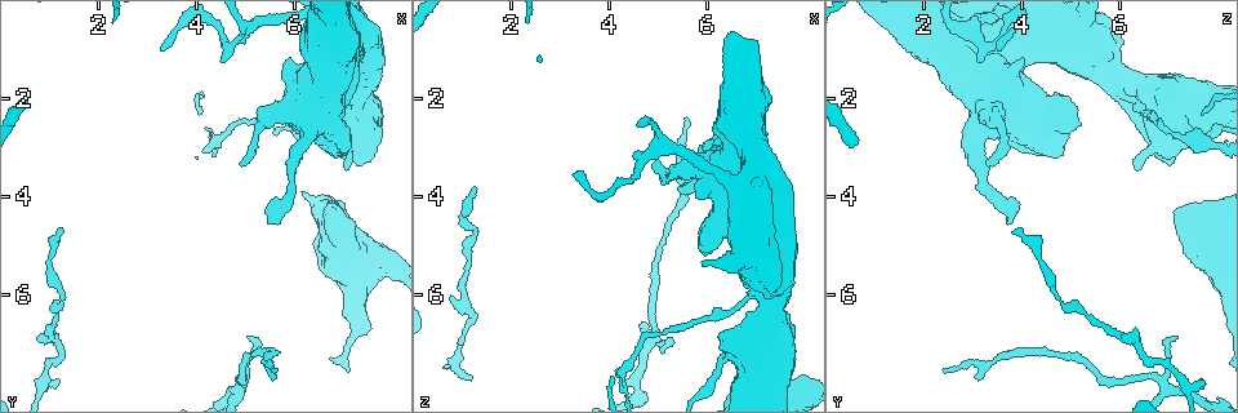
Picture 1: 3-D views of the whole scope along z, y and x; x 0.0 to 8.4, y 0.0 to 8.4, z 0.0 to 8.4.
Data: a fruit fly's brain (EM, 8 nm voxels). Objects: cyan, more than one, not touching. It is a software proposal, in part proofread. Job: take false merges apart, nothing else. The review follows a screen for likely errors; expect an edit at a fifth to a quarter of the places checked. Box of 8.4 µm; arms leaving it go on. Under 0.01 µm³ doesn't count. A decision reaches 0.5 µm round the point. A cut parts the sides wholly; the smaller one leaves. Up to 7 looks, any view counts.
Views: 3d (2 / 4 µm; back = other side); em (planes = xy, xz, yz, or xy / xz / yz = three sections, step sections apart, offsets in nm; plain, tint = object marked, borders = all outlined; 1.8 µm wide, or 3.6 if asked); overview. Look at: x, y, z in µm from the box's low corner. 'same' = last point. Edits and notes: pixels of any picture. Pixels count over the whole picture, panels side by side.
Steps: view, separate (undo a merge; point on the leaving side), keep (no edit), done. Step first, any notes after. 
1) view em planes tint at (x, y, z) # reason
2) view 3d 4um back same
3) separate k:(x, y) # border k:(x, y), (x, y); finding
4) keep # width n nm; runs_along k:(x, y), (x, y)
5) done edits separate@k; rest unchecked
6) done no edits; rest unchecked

view 3d 2um at (4.85, 7.95, 7.05) # sharp bend

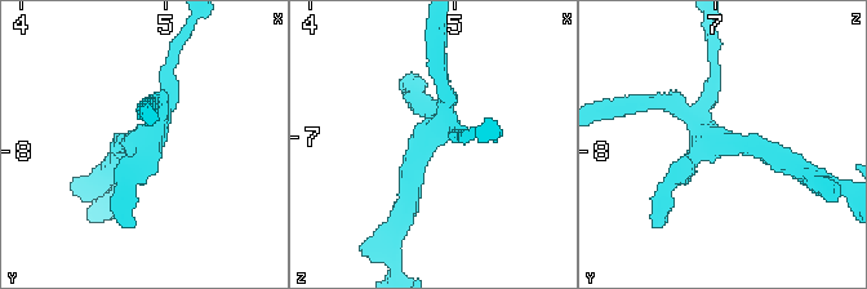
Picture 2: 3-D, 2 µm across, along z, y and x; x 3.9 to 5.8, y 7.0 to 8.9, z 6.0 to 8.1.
view em xy step 4 tint at (4.82, 7.96, 6.98)

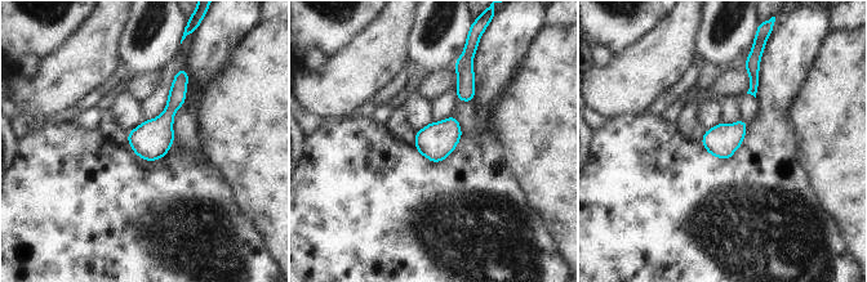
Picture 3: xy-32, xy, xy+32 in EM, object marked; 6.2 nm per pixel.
view em planes tint same

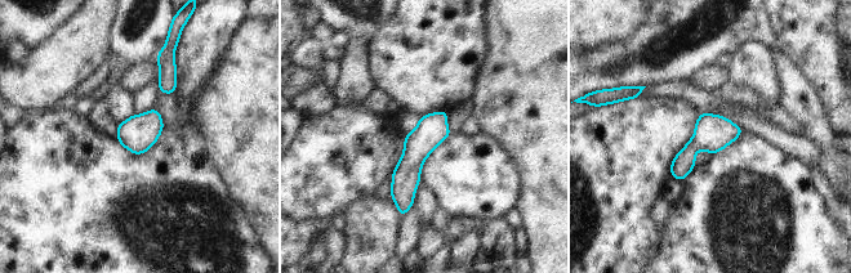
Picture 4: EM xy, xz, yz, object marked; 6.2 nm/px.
keep # continuous, no second neuron

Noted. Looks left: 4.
view em 3.6um planes tint at (7.05, 1.80, 6.00)

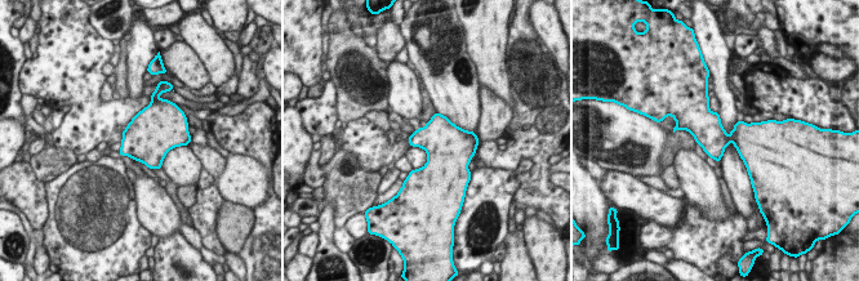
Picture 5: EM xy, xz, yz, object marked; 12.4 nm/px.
keep # one neuron here

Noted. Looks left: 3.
view em xy step 8 tint at (6.15, 2.75, 7.75) # a narrow waist

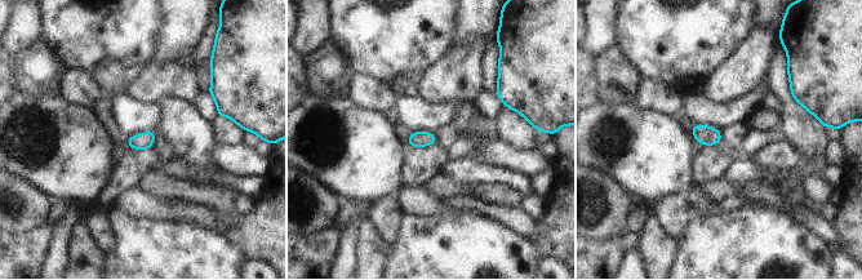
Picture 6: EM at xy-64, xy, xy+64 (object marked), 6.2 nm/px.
view em planes borders same

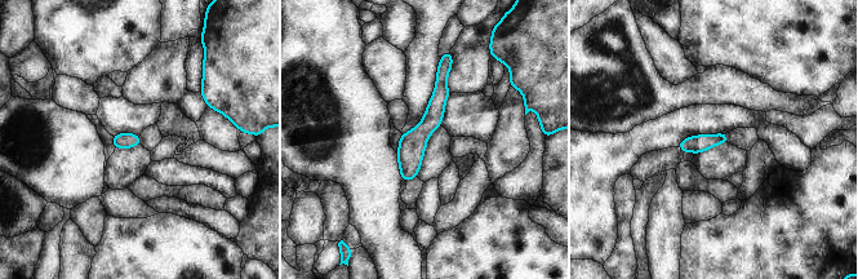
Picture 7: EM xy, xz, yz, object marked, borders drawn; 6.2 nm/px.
keep # continuous, no second neuron

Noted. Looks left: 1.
done no edits; rest unchecked

